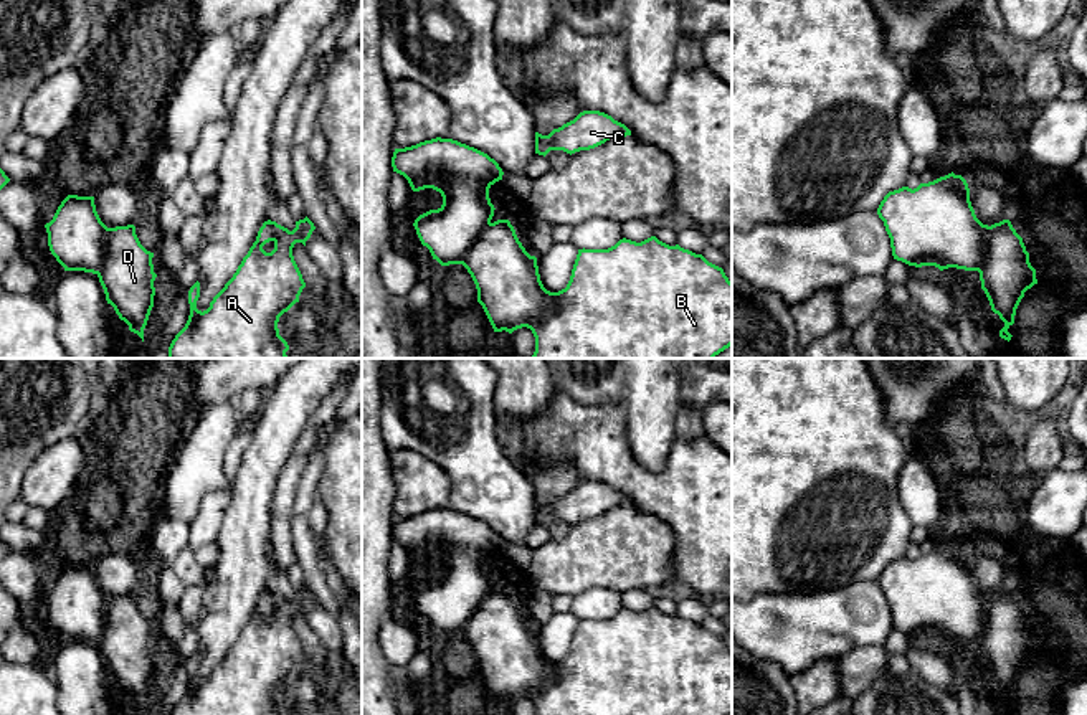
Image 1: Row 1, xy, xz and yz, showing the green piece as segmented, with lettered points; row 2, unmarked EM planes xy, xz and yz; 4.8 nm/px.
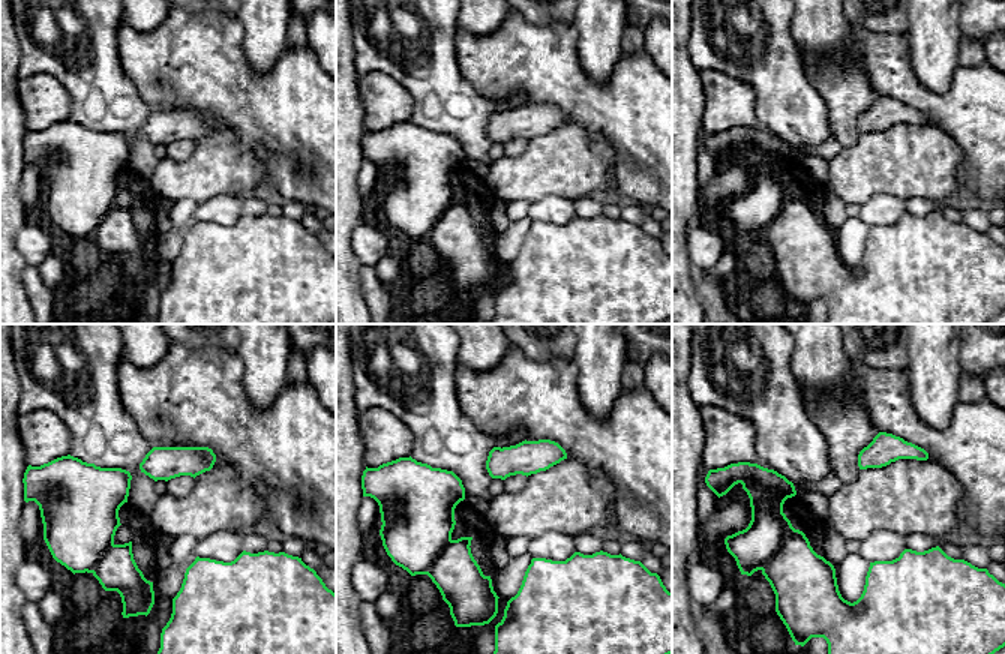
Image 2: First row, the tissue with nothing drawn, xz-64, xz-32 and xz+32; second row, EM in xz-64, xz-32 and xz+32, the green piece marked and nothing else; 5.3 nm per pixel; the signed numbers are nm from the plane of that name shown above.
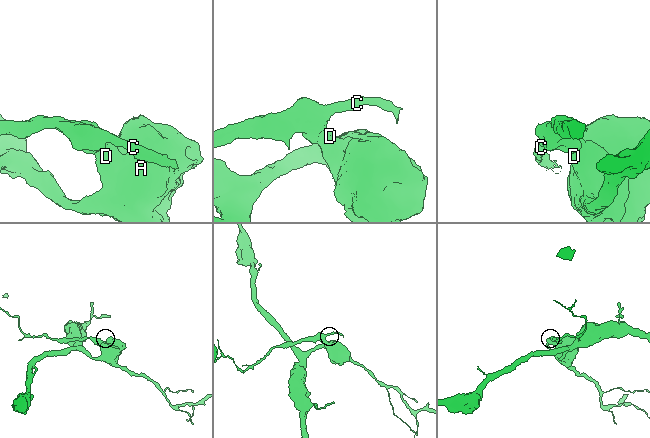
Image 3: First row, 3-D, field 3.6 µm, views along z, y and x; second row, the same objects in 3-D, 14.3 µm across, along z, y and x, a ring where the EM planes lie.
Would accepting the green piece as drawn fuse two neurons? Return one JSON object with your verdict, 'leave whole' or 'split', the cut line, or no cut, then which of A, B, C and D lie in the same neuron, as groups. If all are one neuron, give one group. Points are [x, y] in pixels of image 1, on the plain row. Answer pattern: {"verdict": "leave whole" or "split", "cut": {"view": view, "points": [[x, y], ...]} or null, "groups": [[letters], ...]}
{"verdict": "split", "cut": {"view": "xy", "points": [[108, 598], [103, 633], [96, 643]]}, "groups": [["A", "B", "D"], ["C"]]}

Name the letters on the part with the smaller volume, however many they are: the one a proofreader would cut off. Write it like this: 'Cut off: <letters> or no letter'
Cut off: C

